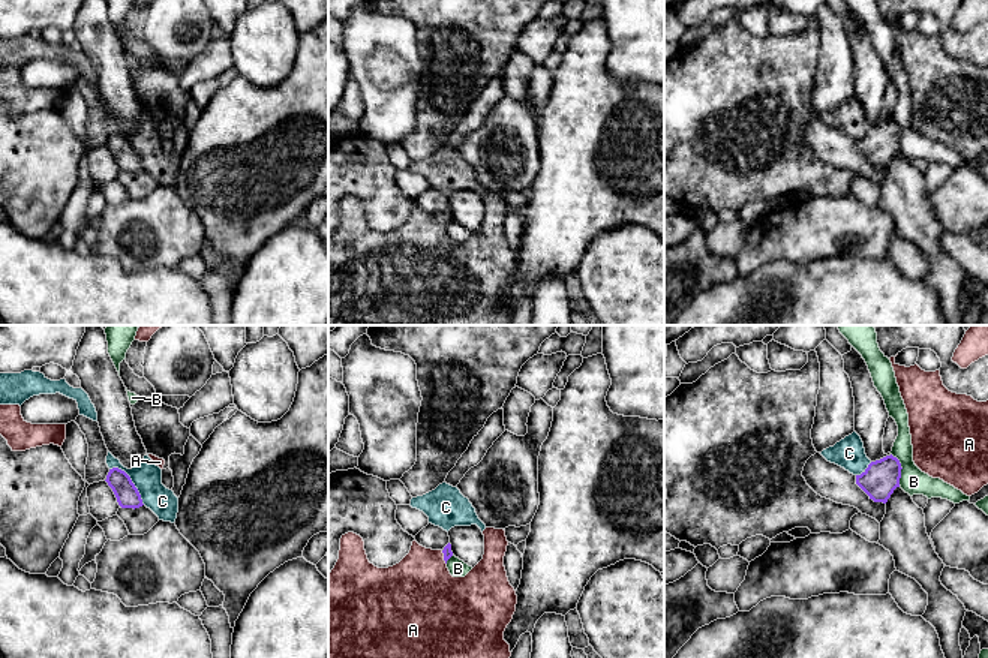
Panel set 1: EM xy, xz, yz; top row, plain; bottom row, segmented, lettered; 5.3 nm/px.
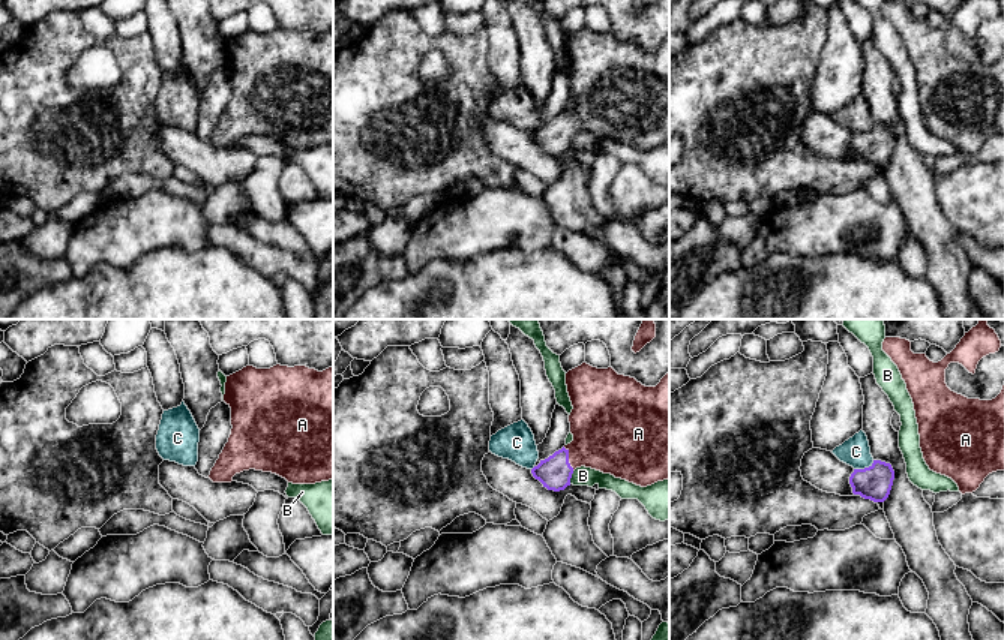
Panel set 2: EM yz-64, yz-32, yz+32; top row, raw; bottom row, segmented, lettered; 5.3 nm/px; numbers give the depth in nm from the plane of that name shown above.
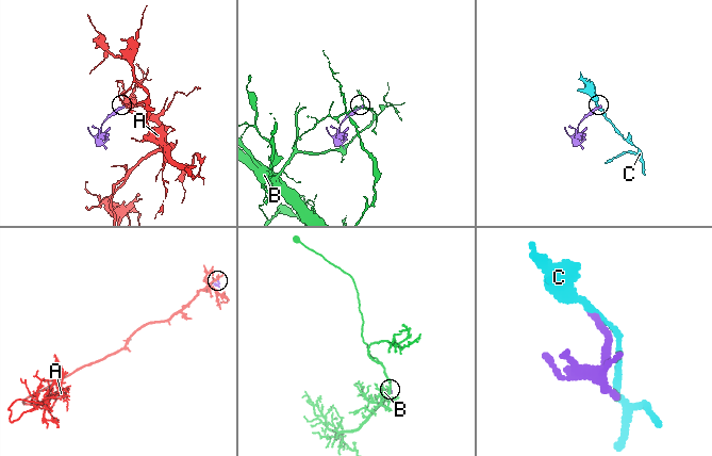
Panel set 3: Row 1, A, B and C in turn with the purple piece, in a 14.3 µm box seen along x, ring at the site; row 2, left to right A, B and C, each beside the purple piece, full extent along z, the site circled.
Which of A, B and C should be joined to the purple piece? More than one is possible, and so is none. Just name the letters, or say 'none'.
A

